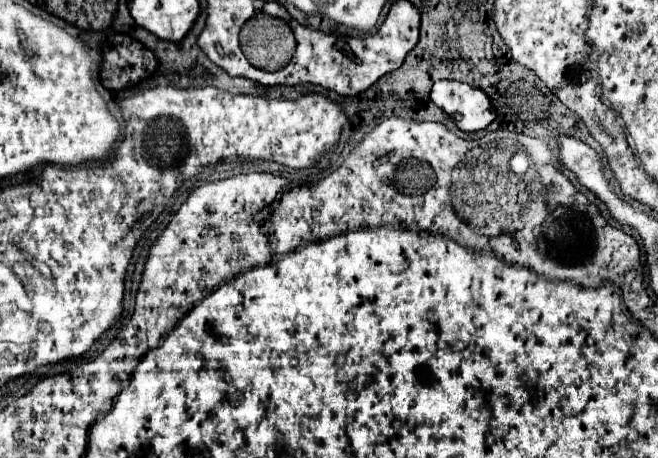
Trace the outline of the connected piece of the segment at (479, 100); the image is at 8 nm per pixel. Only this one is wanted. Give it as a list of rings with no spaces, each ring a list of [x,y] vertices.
[[[436,81],[430,99],[466,133],[484,129],[496,117],[486,93],[466,83]]]

